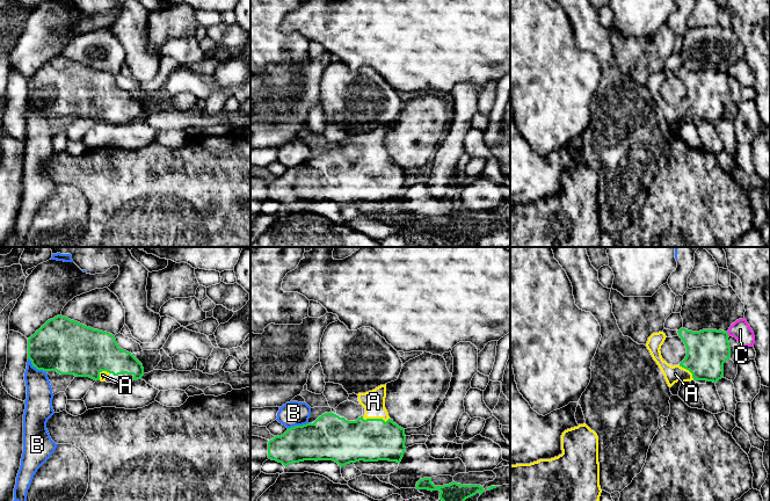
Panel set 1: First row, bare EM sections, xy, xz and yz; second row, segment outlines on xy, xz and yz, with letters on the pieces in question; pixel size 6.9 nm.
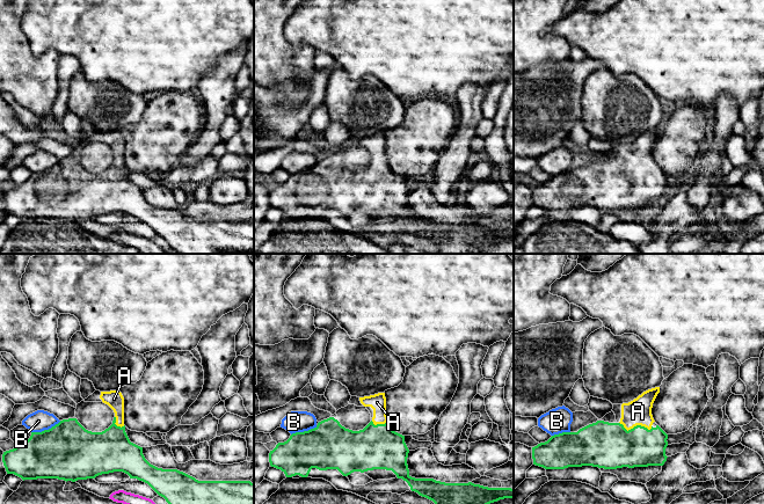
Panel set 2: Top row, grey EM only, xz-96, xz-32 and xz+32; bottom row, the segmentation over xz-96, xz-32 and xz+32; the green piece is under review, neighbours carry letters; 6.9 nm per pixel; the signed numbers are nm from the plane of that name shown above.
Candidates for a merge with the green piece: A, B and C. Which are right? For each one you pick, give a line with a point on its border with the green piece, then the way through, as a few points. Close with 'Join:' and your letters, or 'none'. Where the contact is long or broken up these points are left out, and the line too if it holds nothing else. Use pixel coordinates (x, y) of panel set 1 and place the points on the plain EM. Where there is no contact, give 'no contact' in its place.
A: contact xz (376, 159); way xz (371, 180), (376, 172), (376, 159), (373, 142)
Join: A

